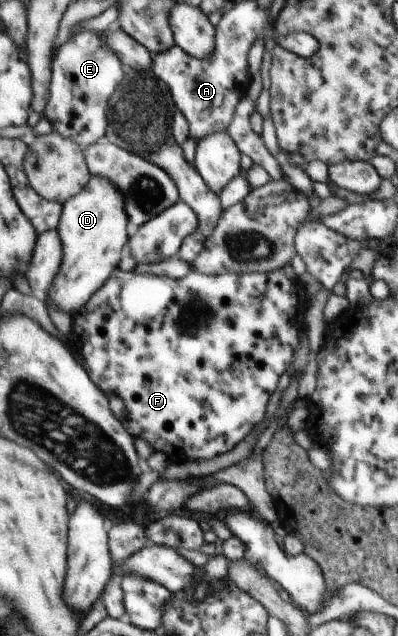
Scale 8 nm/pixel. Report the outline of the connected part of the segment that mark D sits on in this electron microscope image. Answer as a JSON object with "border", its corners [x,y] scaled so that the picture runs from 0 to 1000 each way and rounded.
{"border":[[[234,274],[204,303],[161,321],[151,363],[163,404],[151,431],[123,459],[126,473],[153,489],[181,494],[204,486],[284,434],[302,409],[319,398],[324,336],[314,305],[266,278]]]}

